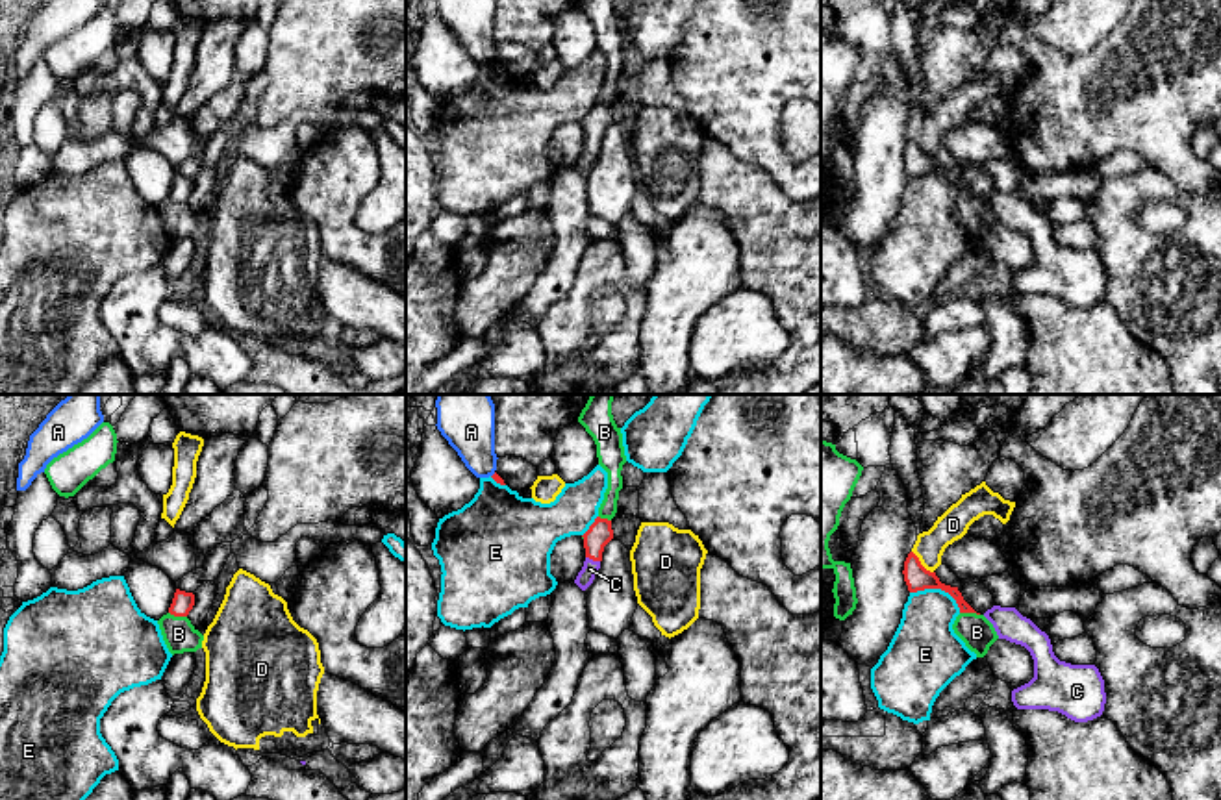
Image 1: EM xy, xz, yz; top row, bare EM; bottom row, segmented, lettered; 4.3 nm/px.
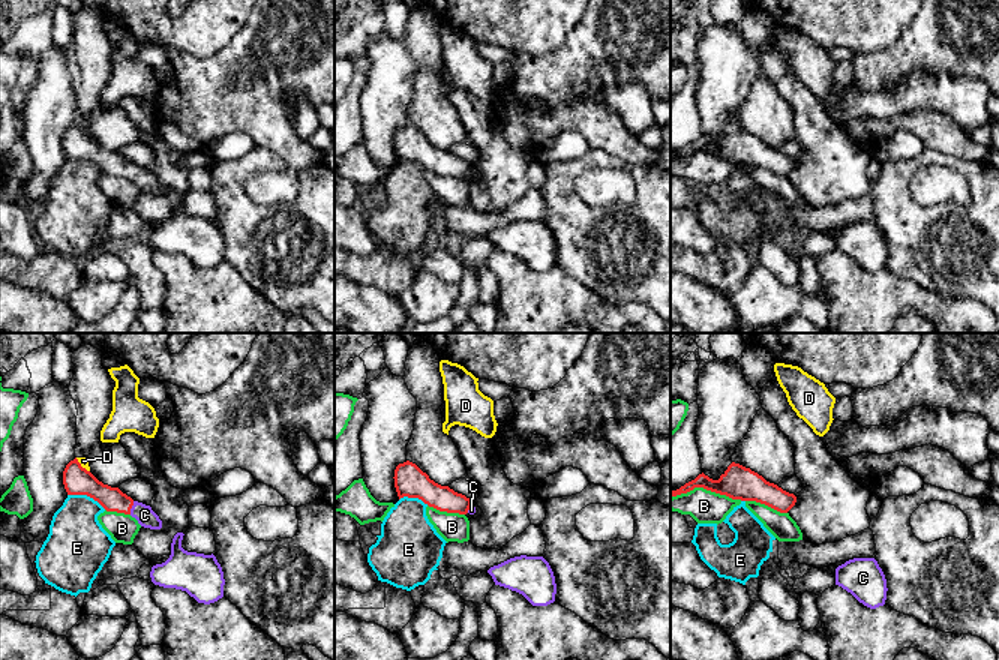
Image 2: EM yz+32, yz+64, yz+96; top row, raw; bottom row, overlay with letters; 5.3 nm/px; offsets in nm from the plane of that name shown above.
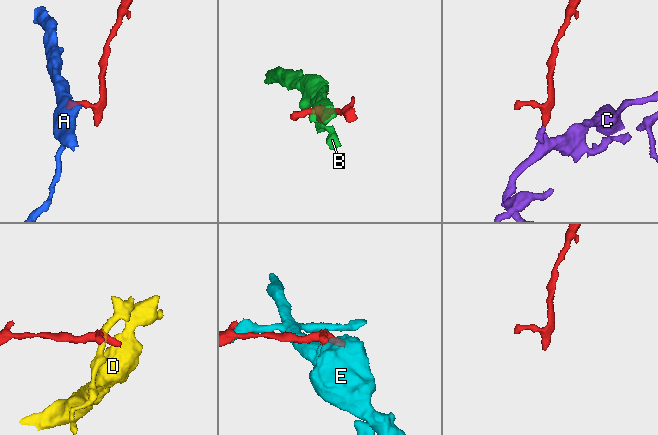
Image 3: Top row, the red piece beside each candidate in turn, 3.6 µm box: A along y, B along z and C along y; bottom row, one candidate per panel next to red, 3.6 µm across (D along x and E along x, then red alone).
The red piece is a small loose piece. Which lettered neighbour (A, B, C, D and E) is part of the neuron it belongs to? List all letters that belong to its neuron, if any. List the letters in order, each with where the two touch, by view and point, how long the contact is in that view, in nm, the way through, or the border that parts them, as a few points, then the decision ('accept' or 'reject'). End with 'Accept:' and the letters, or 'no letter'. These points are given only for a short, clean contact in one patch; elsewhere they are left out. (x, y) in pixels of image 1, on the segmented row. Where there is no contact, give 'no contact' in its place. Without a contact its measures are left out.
A: meets red in xz at (493, 474); contact 30 nm long; border along xz (495, 473), (491, 476); reject
B: meets red in yz at (969, 612); contact 90 nm long; reject
C: meets red in xz at (593, 560); contact 70 nm long; runs through xz (599, 534), (593, 541), (593, 560), (590, 569); accept
D: meets red in yz at (919, 563); contact 140 nm long; border along yz (912, 550), (932, 573); reject
E: meets red in yz at (938, 587); contact 240 nm long; reject
Accept: C

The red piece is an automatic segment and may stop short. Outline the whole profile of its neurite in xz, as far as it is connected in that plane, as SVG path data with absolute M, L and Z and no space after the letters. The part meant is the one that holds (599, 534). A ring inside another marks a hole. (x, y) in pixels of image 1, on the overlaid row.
M597 517L582 537L585 548L585 561L574 583L582 591L585 591L593 583L600 569L604 546L613 539L611 520Z

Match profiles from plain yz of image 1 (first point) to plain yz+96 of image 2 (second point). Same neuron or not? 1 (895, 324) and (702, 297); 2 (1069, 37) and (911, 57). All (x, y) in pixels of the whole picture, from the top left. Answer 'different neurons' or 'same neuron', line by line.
1: different neurons
2: different neurons

